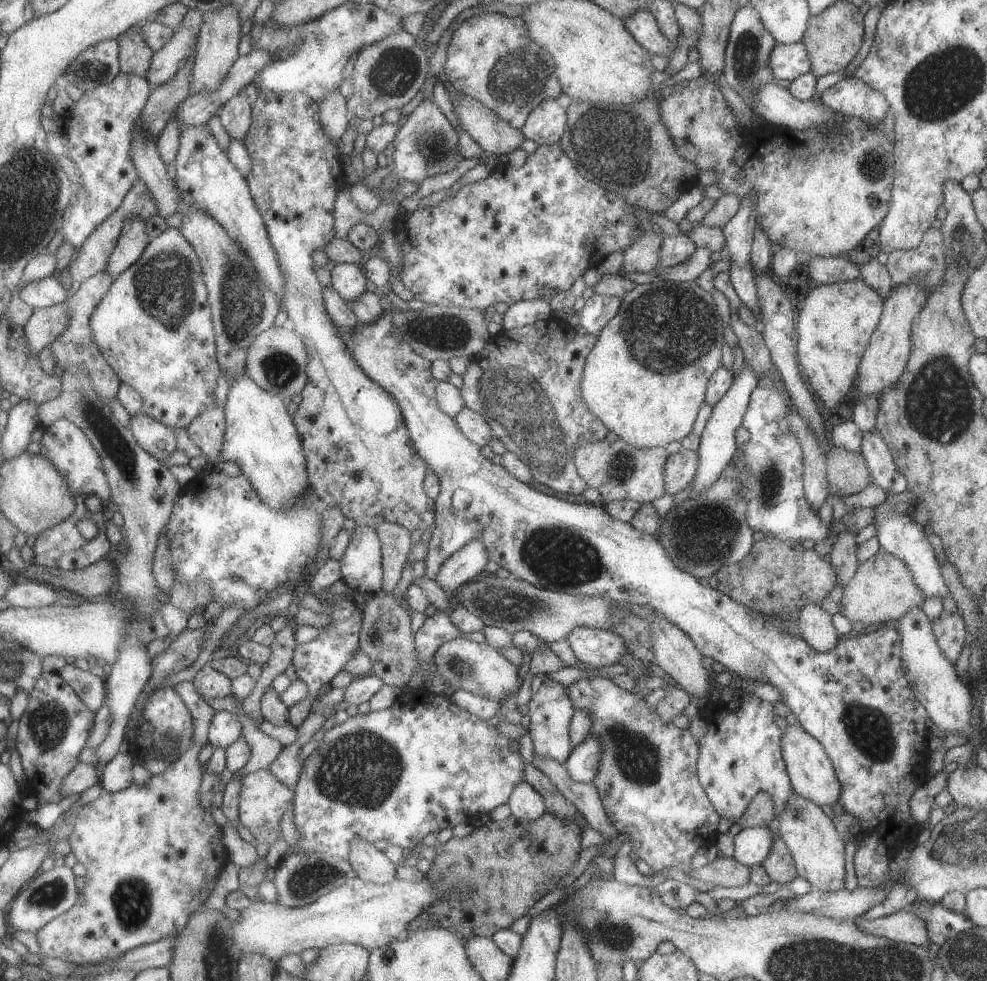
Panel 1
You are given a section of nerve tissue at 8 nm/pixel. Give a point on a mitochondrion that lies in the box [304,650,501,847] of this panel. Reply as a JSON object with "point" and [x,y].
{"point":[360,770]}

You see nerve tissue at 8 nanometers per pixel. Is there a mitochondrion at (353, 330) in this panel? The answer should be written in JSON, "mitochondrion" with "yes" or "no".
{"mitochondrion":"no"}

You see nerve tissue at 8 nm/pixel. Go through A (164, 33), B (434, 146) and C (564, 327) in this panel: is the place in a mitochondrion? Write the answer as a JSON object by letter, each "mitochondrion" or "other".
{"A":"other","B":"mitochondrion","C":"other"}

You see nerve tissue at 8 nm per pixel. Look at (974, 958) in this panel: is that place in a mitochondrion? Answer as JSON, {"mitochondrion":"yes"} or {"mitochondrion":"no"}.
{"mitochondrion":"yes"}

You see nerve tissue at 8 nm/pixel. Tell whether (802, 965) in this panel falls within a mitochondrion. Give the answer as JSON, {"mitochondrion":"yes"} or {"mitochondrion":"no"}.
{"mitochondrion":"yes"}

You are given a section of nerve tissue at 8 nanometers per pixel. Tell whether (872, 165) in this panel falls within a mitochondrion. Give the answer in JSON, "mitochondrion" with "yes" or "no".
{"mitochondrion":"yes"}

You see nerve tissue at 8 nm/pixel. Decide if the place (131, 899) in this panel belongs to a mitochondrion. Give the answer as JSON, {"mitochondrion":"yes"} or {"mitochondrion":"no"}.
{"mitochondrion":"yes"}

